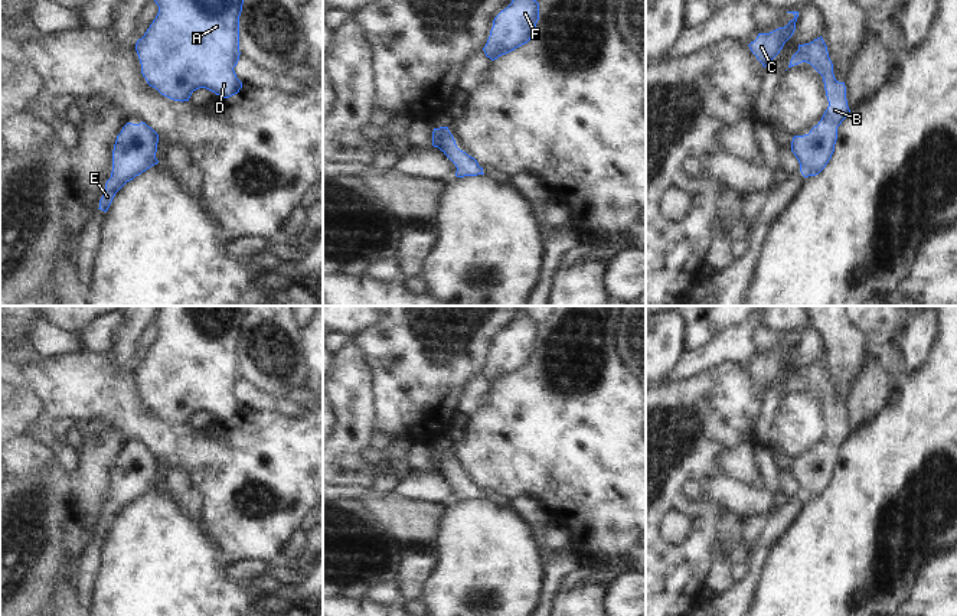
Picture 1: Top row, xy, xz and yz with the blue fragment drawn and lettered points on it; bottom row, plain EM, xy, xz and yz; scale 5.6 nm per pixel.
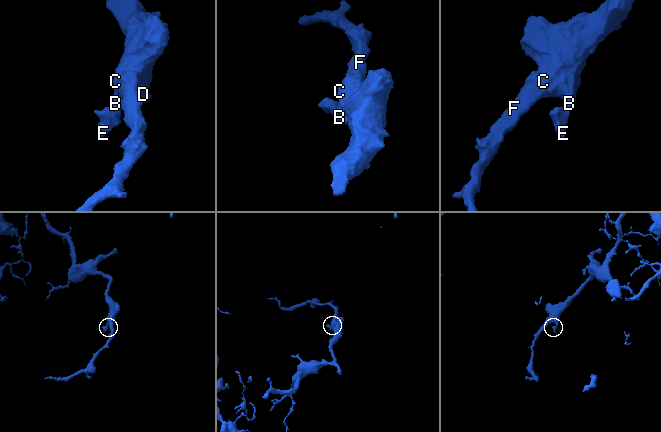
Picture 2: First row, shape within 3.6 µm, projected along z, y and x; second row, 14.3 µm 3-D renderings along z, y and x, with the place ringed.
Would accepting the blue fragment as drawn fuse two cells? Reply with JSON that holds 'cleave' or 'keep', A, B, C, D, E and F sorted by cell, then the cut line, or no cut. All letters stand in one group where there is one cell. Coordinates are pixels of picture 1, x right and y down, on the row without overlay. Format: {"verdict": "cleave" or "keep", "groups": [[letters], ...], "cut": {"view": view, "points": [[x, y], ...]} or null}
{"verdict": "keep", "groups": [["A", "B", "C", "D", "E", "F"]], "cut": null}

